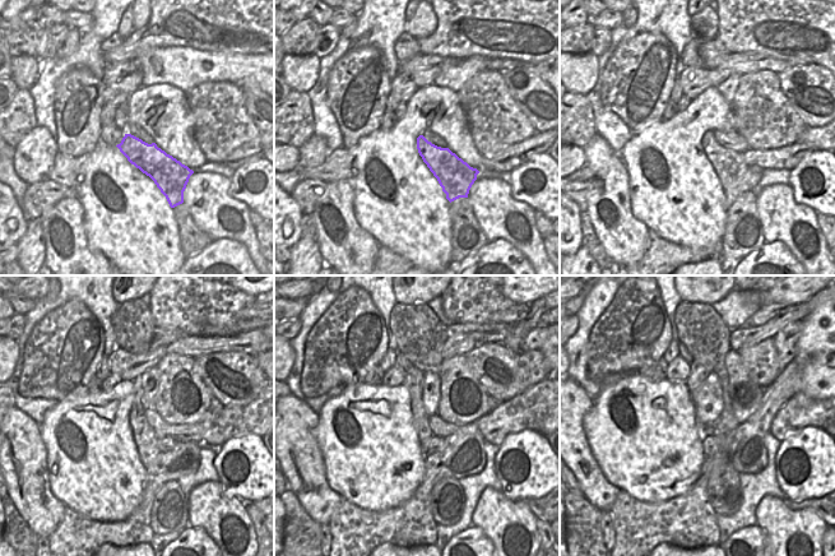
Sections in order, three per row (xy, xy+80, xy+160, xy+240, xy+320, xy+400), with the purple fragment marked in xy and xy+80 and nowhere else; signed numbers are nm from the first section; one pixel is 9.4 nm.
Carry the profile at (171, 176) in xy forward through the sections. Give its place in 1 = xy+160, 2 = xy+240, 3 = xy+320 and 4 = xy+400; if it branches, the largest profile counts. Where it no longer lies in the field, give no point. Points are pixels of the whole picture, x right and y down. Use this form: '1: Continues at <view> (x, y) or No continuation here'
1: Continues at xy+160 (733, 172)
2: Continues at xy+240 (147, 443)
3: Continues at xy+320 (413, 381)
4: Continues at xy+400 (697, 374)

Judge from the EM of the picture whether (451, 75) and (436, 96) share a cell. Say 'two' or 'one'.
two

